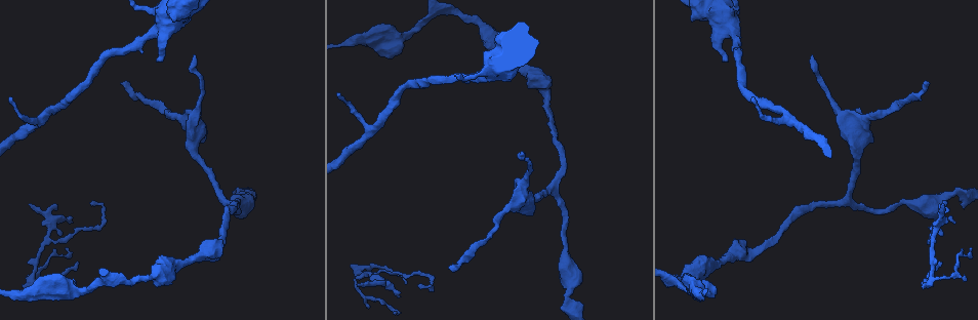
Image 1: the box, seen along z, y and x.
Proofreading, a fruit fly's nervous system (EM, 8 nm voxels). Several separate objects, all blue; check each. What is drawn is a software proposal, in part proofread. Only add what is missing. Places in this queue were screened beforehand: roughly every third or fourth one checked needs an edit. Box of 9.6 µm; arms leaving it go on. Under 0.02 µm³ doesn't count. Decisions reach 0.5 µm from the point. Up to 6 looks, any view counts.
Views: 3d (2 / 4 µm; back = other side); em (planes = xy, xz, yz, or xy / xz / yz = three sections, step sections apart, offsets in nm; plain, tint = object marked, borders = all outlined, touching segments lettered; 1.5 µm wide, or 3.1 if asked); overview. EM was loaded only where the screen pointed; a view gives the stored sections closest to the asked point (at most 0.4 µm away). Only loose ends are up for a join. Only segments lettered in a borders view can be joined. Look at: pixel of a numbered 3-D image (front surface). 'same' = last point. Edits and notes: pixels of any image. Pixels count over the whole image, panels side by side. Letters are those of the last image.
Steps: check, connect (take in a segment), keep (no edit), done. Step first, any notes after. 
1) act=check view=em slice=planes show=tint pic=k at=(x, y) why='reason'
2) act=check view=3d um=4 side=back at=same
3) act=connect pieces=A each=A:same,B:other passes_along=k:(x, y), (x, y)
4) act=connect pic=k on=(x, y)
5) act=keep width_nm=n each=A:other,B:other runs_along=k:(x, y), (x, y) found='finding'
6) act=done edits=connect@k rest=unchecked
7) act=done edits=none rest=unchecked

act=check view=em slice=planes show=plain pic=1 at=(123, 85)

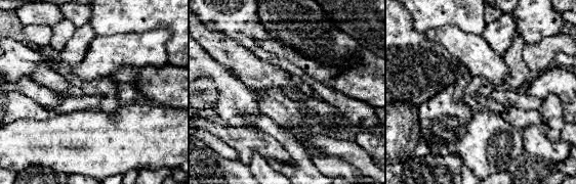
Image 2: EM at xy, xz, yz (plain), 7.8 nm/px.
act=check view=em slice=planes show=borders at=same why='what lies round it'

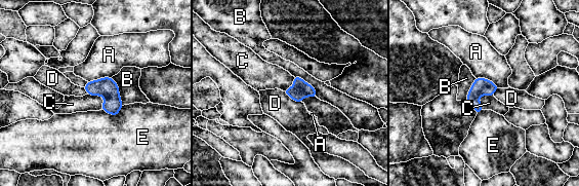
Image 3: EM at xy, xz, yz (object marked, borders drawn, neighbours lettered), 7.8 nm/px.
act=keep width_nm=140 each=A:other,B:other,C:other,D:other,E:other border=3:(87, 94), (104, 98), (101, 109) found='no lettered segment goes on from it'

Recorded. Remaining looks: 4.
act=check view=em slice=xz step=4 show=tint pic=1 at=(811, 56) why='tapers out'

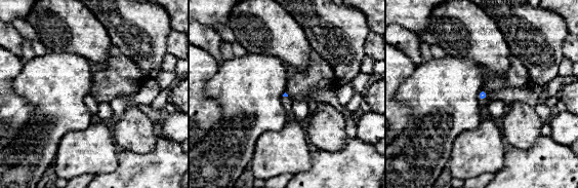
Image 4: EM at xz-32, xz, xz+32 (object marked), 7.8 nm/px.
act=check view=em slice=planes show=borders at=same why='cut it another way'

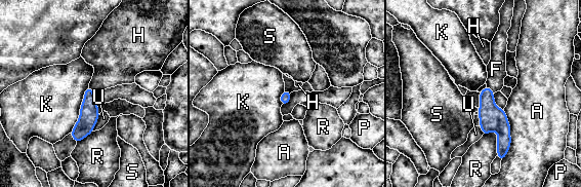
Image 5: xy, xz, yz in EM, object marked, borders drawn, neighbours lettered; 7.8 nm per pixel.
act=connect pieces=F each=A:other,F:same,H:other,K:other,P:other,R:other,S:other,U:other found='the cell continues'

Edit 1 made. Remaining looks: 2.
act=done edits=connect@5 rest=unchecked

